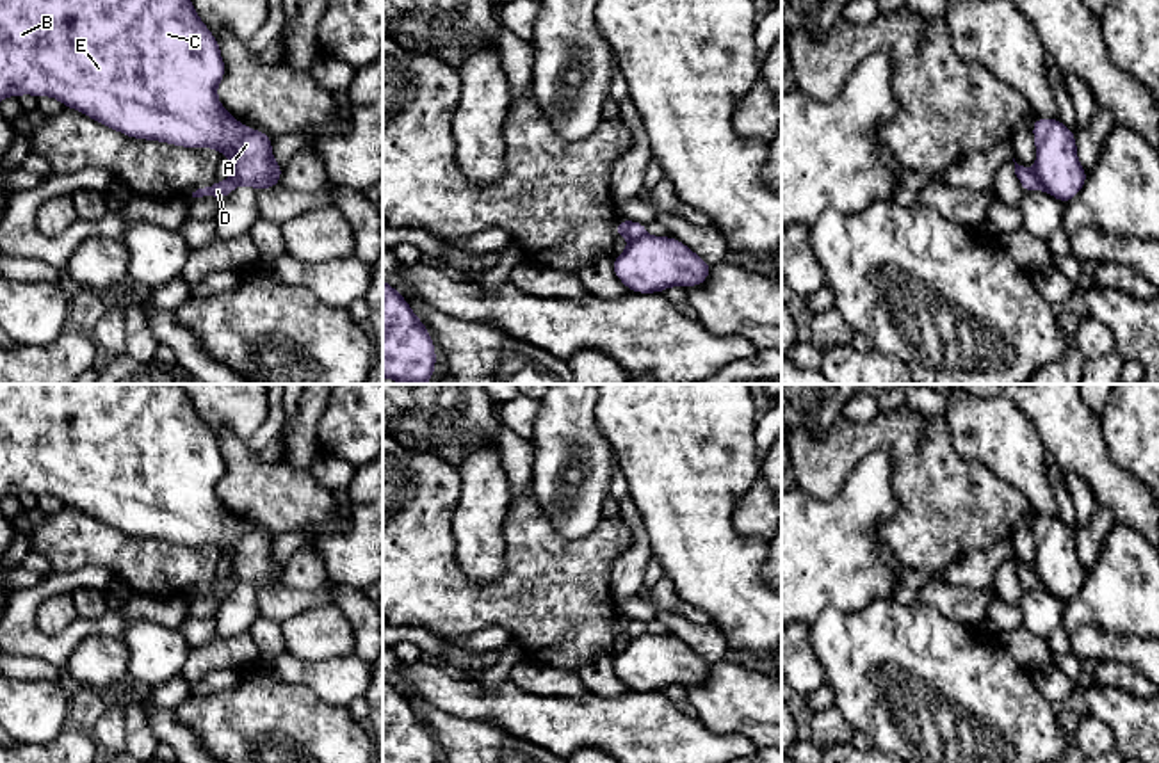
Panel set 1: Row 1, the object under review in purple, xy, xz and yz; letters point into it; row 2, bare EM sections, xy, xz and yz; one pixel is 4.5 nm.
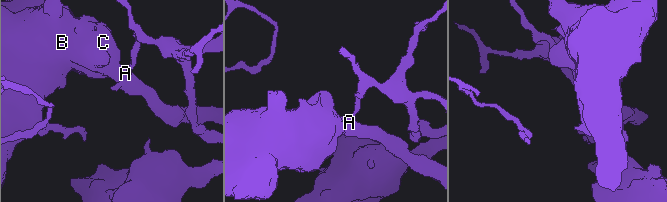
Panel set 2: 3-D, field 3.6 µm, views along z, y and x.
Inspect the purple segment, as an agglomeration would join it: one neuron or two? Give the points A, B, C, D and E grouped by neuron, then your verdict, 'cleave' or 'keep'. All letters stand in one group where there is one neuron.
groups A B C E / D; cleave

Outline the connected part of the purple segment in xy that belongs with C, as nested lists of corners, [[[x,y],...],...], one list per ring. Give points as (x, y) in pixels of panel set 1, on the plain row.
[[[0,384],[0,500],[21,493],[52,494],[66,507],[75,507],[110,528],[132,537],[167,541],[189,548],[215,546],[231,558],[231,574],[240,583],[251,583],[256,590],[281,583],[283,564],[274,560],[272,535],[262,528],[251,528],[239,521],[217,496],[217,484],[226,473],[217,436],[198,414],[196,406],[183,384]]]

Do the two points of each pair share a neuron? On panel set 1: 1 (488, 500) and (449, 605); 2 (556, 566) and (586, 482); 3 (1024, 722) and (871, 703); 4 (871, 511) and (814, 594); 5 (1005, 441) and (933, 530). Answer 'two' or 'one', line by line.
1: two
2: two
3: one
4: one
5: two

